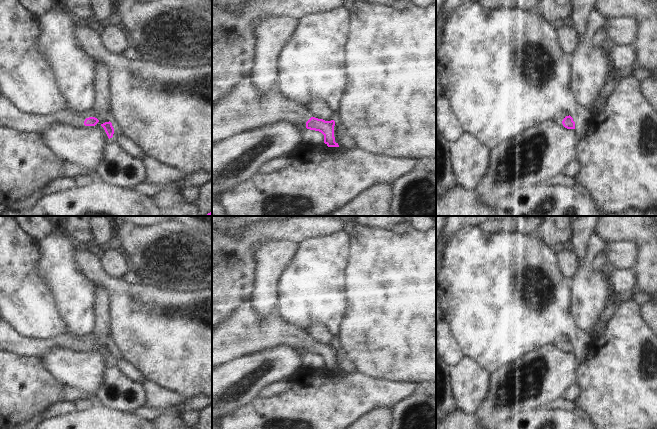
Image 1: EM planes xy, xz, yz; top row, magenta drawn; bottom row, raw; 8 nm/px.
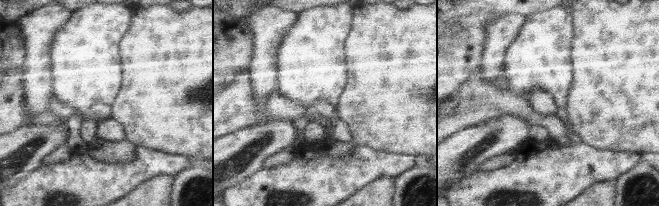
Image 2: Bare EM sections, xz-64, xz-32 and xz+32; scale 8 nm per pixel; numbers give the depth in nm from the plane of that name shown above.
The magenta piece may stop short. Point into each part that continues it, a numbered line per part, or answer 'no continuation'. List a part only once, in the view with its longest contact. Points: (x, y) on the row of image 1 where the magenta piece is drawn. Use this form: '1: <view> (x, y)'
1: xy (11, 117)

